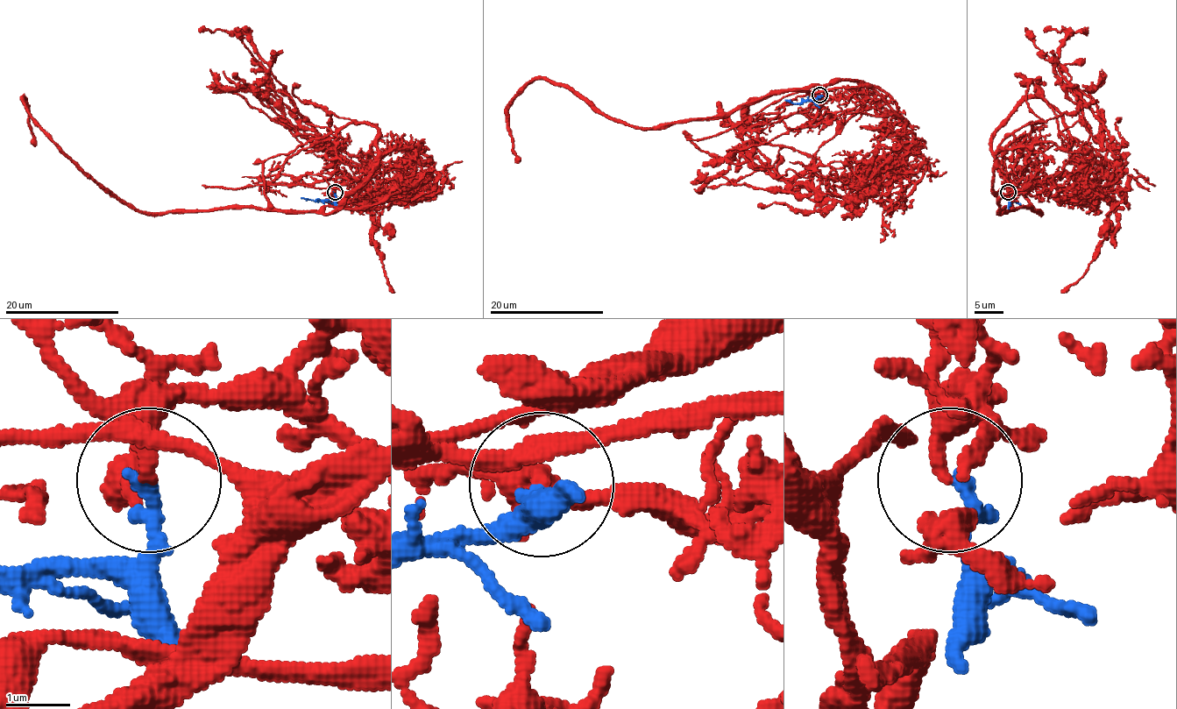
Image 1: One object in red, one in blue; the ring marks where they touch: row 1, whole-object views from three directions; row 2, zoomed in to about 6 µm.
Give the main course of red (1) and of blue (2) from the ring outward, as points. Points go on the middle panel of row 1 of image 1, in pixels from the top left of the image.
1: (818, 95), (827, 84), (631, 127), (535, 79), (507, 111), (520, 159)
2: (818, 95), (809, 100), (791, 102), (784, 100)

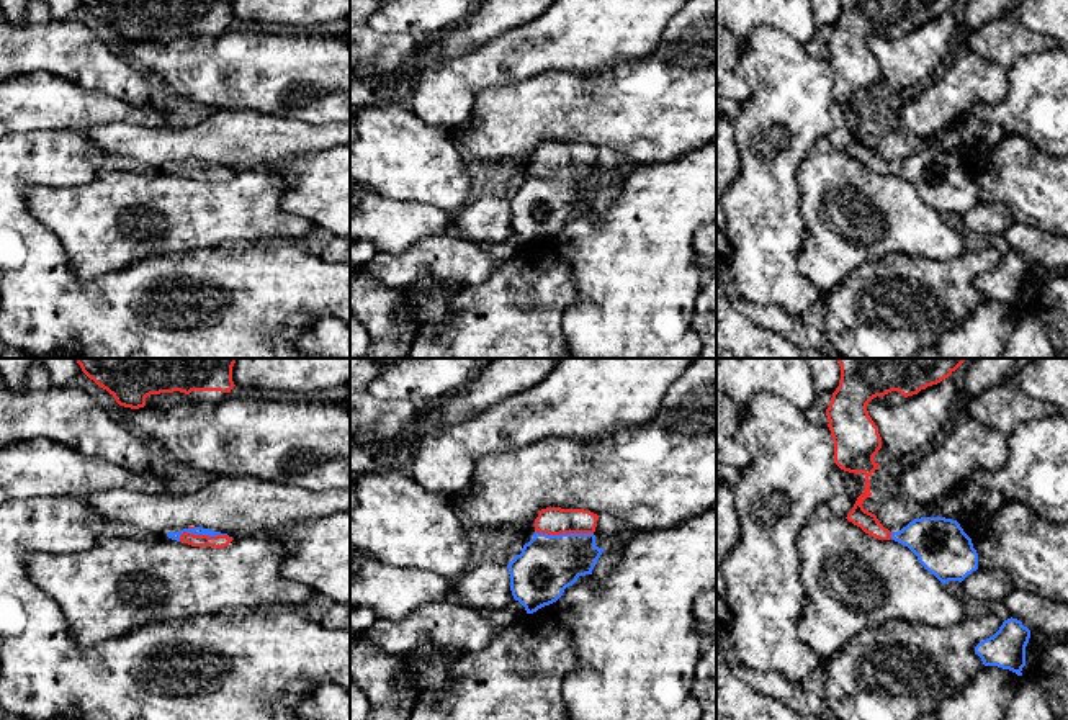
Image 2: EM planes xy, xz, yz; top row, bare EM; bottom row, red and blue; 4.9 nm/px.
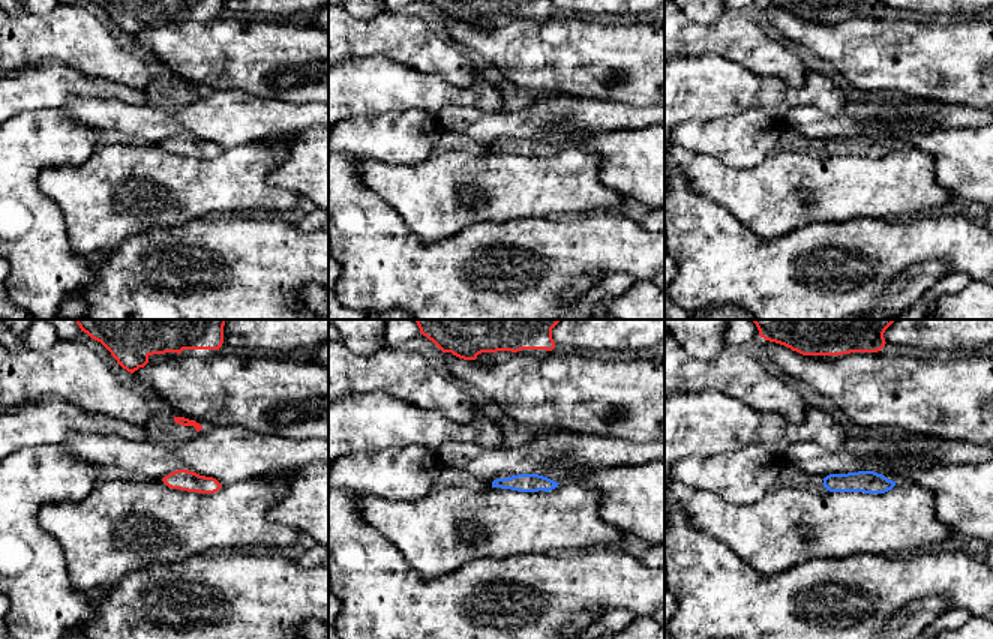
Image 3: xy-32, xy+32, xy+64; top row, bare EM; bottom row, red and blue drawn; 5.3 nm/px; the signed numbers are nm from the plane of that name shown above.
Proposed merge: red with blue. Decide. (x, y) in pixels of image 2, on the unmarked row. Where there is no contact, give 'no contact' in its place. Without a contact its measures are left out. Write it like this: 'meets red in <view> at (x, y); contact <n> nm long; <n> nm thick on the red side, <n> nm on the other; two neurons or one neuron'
meets red in xy at (200, 169); contact 240 nm long; 60 nm thick on the red side, 50 nm on the other; one neuron

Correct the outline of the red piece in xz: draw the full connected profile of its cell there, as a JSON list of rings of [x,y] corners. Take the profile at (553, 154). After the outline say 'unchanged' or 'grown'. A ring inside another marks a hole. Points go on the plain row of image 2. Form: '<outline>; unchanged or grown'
[[[584,142],[538,146],[533,172],[507,198],[512,229],[527,247],[556,236],[579,209],[592,208],[604,185],[595,178],[597,152]]]; grown

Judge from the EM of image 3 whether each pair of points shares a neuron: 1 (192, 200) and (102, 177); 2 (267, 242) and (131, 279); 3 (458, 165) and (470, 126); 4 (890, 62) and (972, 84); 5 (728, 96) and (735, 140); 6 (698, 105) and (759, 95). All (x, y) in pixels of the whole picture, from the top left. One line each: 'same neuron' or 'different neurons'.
1: same neuron
2: same neuron
3: different neurons
4: same neuron
5: different neurons
6: same neuron

